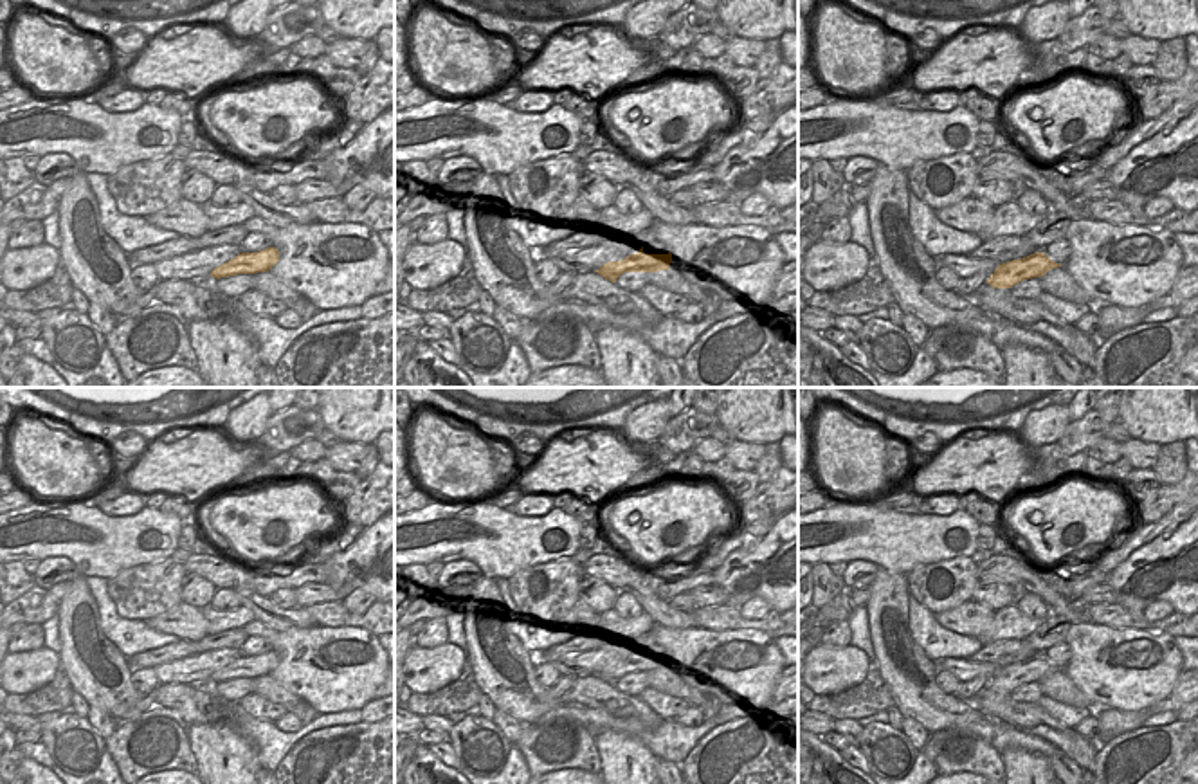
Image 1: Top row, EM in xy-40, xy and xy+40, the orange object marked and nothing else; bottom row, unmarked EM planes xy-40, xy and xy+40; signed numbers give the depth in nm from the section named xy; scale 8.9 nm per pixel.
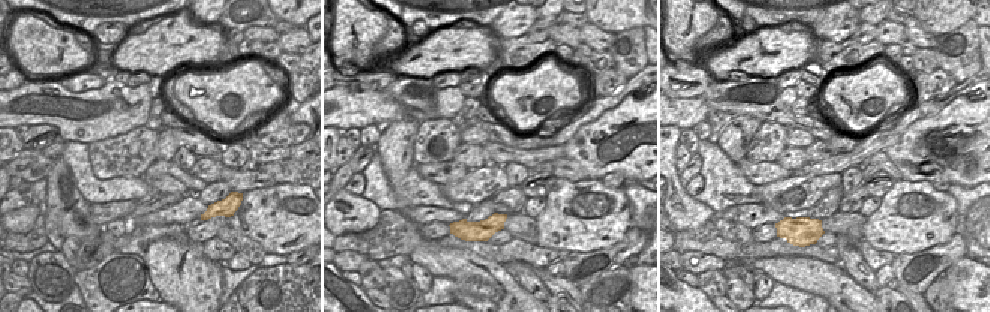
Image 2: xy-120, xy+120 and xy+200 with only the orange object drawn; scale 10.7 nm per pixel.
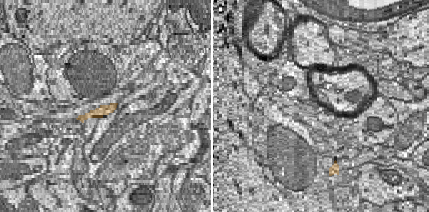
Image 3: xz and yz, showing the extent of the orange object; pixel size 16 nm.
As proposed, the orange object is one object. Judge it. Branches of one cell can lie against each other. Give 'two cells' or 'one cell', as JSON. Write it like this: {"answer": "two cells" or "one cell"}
{"answer": "one cell"}

